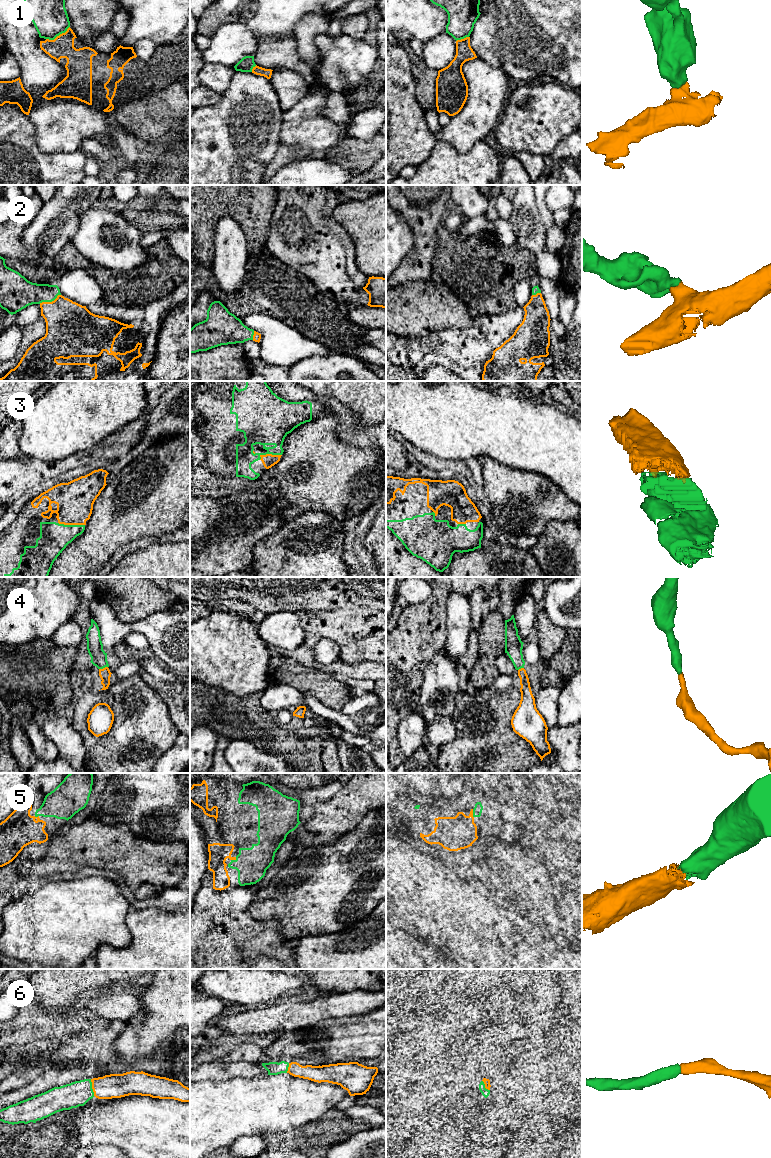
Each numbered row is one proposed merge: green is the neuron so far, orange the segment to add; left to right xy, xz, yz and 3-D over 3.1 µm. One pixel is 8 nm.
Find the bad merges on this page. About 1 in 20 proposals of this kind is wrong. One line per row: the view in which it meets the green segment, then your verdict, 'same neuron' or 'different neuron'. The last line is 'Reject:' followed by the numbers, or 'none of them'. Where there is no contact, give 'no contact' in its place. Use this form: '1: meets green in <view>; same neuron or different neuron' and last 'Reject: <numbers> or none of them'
1: meets green in xy; different neuron
2: meets green in xy; same neuron
3: meets green in xy; same neuron
4: meets green in xy; same neuron
5: meets green in yz; same neuron
6: meets green in xy; same neuron
Reject: 1

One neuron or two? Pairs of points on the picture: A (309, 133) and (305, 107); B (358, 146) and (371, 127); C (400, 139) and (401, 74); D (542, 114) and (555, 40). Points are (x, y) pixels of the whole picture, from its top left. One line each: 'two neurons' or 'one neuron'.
A: one neuron
B: two neurons
C: one neuron
D: two neurons

